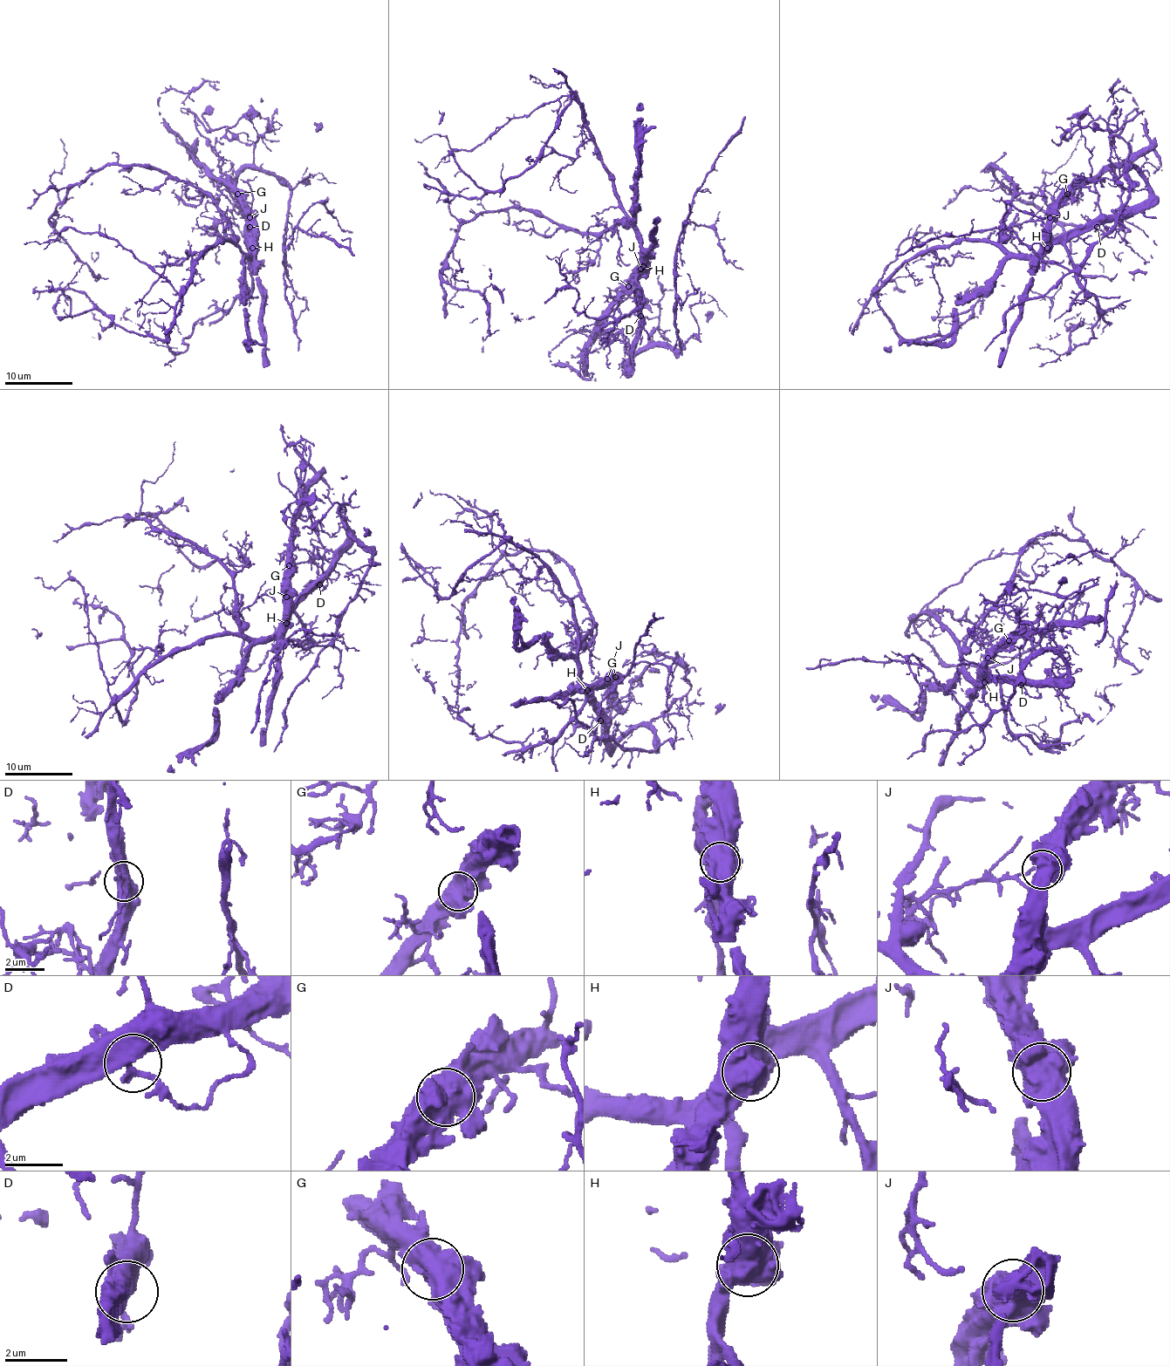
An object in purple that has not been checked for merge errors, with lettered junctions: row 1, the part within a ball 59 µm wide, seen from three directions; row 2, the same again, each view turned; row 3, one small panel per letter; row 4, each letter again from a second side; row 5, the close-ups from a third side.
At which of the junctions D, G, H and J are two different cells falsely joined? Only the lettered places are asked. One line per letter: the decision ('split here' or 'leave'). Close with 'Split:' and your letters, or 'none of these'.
D: leave
G: leave
H: leave
J: leave
Split: none of these

